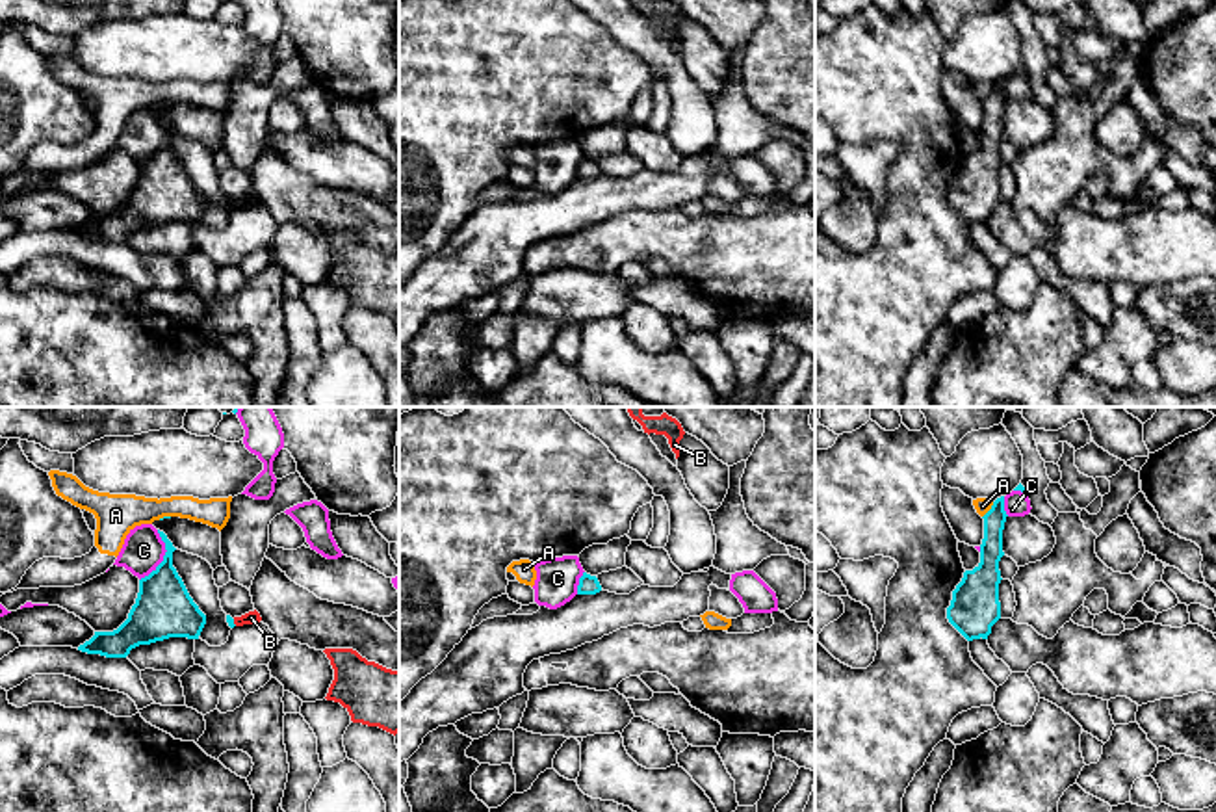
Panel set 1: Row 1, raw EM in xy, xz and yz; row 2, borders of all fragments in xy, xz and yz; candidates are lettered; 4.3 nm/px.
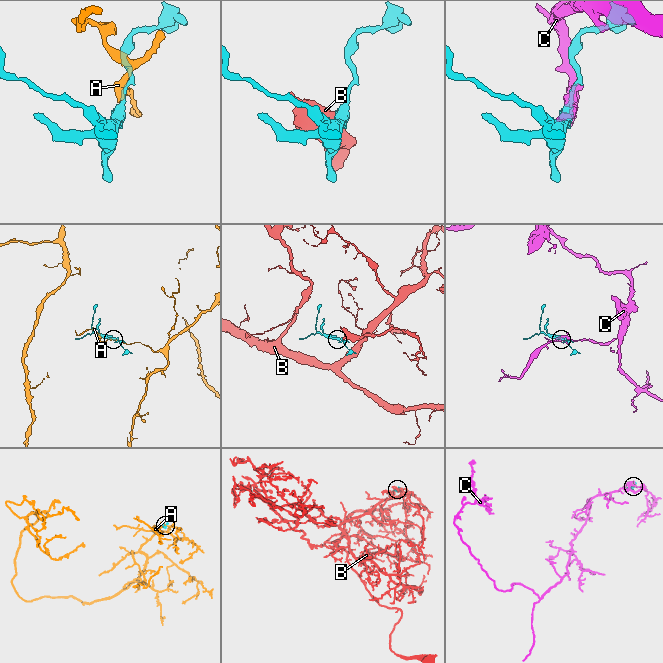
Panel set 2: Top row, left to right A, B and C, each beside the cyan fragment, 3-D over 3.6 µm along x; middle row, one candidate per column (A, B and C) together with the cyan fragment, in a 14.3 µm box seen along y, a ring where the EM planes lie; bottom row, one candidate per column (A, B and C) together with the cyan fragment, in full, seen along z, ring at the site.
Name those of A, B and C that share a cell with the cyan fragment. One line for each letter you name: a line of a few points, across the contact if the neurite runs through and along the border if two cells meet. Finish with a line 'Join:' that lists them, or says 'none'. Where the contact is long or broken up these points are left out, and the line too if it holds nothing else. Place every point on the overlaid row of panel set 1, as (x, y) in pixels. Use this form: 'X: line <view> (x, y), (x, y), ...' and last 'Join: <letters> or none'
B: line xy (229, 619), (232, 623), (251, 617)
Join: B

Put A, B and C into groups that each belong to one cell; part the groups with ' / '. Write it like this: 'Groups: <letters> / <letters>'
Groups: A / B / C

